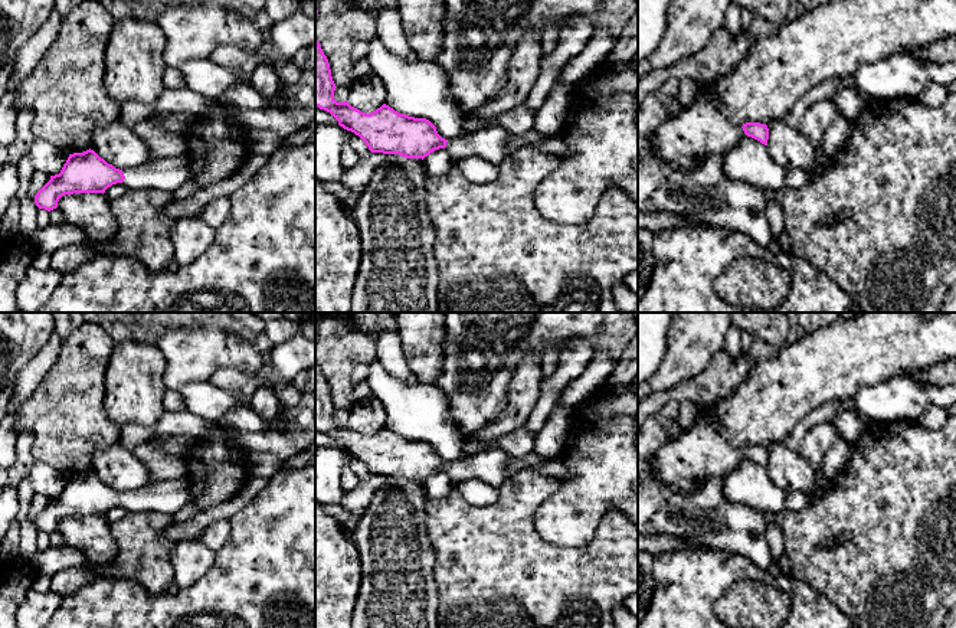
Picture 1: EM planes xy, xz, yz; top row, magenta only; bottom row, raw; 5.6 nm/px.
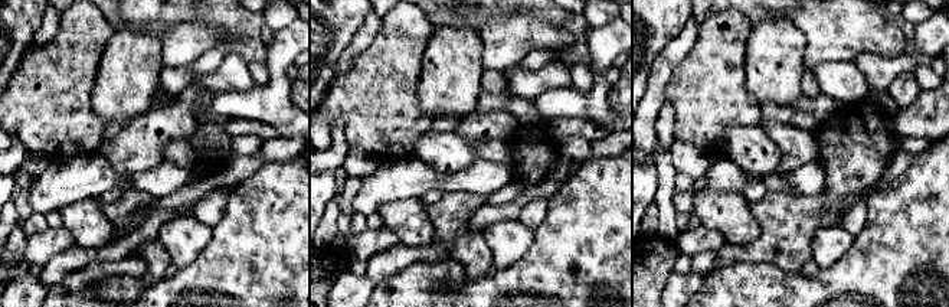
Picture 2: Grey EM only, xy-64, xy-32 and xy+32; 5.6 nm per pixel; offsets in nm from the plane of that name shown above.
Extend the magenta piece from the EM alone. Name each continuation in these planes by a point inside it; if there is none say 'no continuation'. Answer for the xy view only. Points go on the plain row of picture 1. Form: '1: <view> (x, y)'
1: xy (169, 496)

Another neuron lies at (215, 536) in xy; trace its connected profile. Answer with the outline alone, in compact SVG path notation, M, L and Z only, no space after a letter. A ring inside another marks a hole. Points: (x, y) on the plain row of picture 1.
M220 519L206 527L200 540L212 550L217 552L226 543L229 531L230 531L229 520Z

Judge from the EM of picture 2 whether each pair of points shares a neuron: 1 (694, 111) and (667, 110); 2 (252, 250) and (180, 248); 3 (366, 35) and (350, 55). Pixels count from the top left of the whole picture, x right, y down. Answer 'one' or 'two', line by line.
1: two
2: two
3: one

